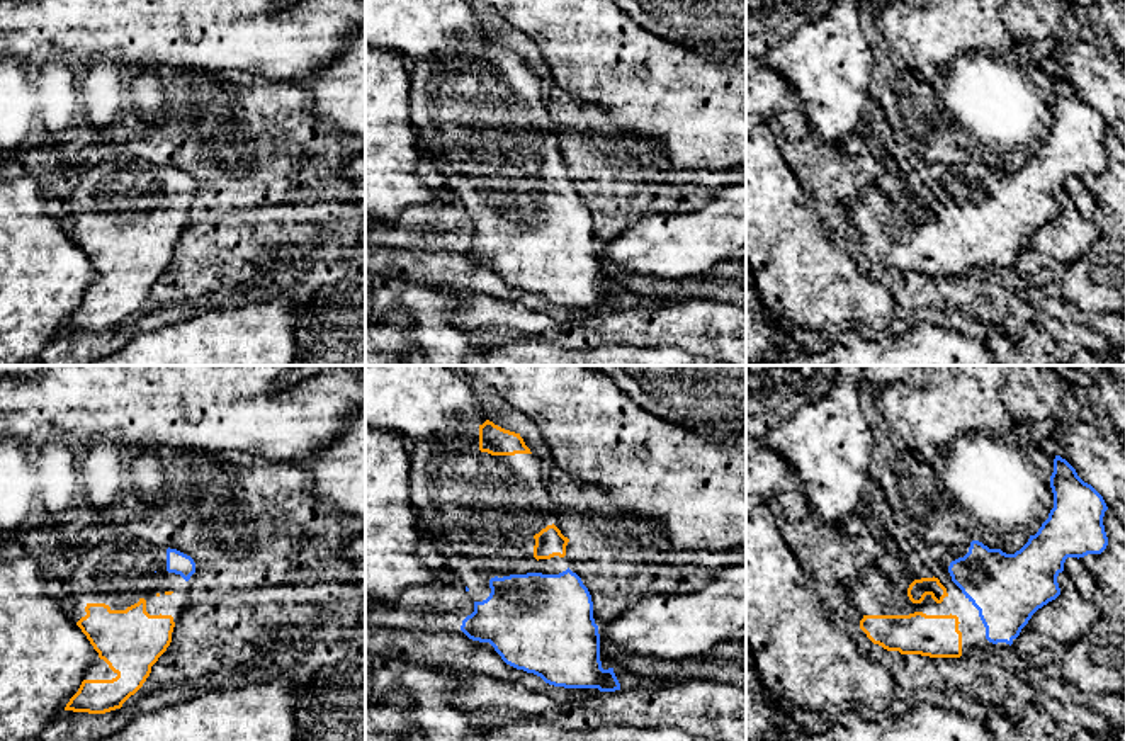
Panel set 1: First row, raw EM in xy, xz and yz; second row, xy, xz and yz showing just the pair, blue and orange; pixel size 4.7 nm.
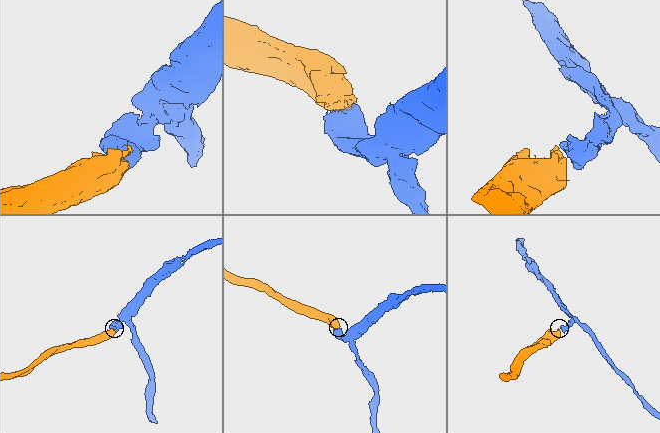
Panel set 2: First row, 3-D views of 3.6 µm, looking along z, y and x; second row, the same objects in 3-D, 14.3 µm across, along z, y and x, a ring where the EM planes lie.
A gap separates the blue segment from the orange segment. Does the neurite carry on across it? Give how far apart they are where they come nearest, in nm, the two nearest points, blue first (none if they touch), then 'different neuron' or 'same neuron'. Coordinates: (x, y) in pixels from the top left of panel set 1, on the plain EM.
50 nm | yz (952, 199), (944, 206) | same neuron

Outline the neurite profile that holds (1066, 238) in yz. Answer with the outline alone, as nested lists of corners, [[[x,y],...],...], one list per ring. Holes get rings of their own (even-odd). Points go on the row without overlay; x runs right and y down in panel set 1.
[[[1062,190],[1057,195],[1060,214],[1038,228],[1026,246],[1067,267],[1081,258],[1103,235],[1093,221],[1086,221],[1072,197]]]

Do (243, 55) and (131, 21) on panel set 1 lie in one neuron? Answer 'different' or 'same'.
same

